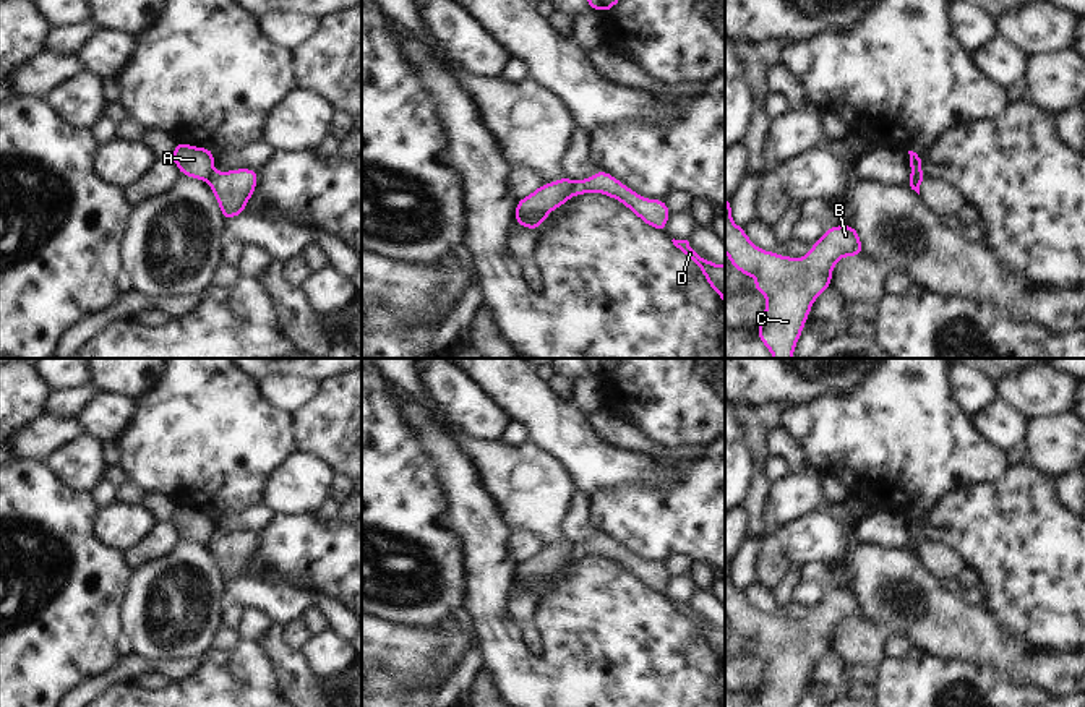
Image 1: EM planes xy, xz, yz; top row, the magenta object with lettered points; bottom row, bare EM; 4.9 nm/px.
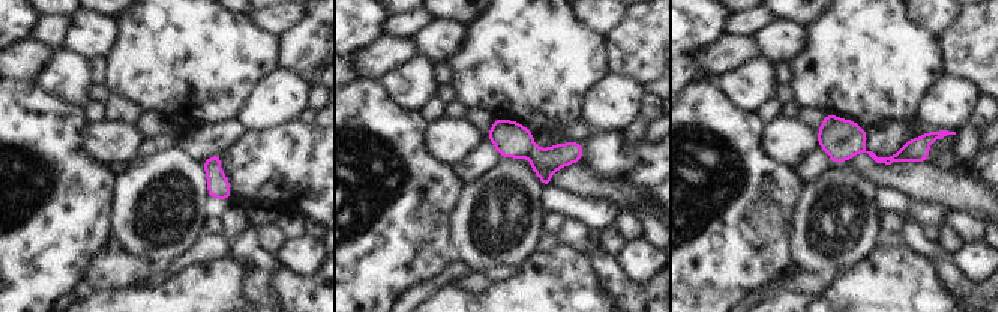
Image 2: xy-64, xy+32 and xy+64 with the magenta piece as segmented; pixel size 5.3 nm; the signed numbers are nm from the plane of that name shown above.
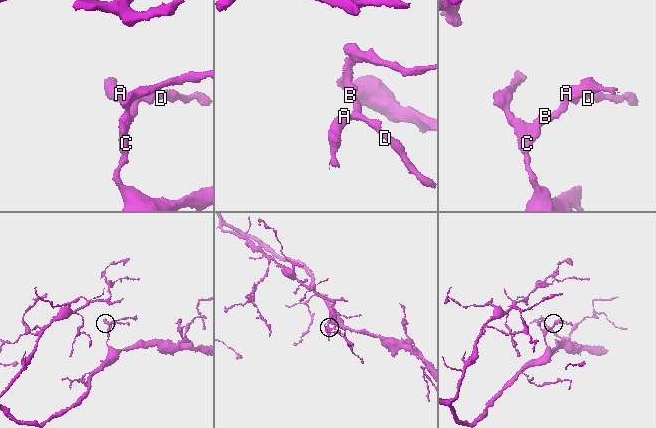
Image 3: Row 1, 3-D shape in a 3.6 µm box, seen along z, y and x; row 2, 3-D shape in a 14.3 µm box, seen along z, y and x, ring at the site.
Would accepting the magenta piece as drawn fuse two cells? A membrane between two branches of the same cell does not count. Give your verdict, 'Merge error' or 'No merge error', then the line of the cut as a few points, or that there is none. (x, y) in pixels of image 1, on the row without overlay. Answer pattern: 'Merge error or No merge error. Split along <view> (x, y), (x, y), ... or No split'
Merge error. Split along xz (571, 545), (573, 558).

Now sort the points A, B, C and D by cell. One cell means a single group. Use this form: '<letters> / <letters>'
A / B C D

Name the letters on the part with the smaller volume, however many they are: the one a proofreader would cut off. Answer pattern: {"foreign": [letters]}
{"foreign": ["A"]}

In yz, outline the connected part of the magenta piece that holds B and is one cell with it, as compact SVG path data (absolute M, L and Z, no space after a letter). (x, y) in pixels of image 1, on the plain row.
M725 561L725 616L744 639L756 642L754 655L767 660L757 701L762 707L796 707L816 662L832 649L832 632L843 619L861 619L853 589L829 590L804 621L790 621L756 610L731 584Z

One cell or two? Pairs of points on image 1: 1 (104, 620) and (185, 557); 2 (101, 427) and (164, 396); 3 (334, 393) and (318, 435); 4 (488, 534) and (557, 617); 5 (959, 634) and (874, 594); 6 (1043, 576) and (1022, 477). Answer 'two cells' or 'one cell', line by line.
1: two cells
2: two cells
3: one cell
4: one cell
5: one cell
6: one cell

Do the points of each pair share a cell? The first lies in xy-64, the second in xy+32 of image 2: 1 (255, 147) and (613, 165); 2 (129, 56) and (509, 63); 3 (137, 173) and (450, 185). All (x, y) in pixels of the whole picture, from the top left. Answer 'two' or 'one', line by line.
1: one
2: one
3: two

